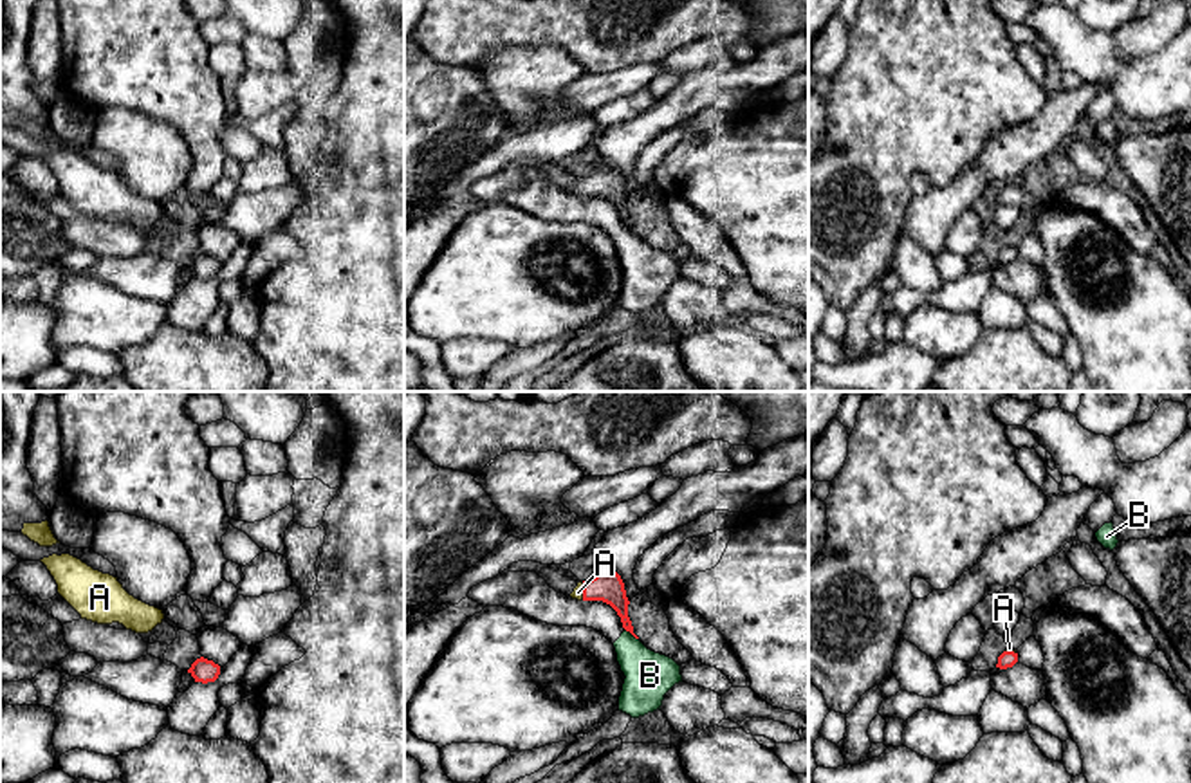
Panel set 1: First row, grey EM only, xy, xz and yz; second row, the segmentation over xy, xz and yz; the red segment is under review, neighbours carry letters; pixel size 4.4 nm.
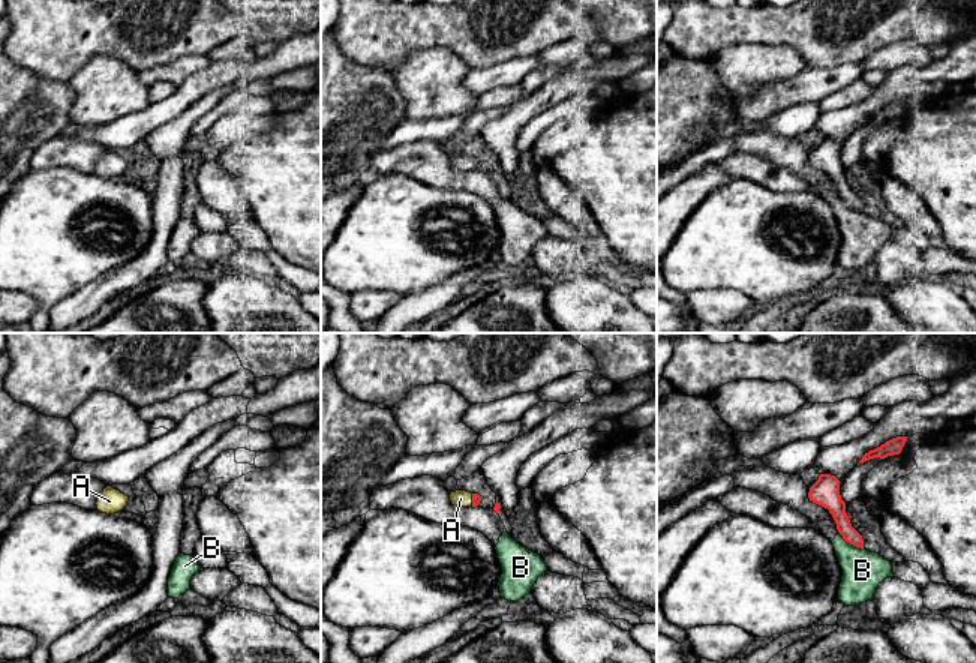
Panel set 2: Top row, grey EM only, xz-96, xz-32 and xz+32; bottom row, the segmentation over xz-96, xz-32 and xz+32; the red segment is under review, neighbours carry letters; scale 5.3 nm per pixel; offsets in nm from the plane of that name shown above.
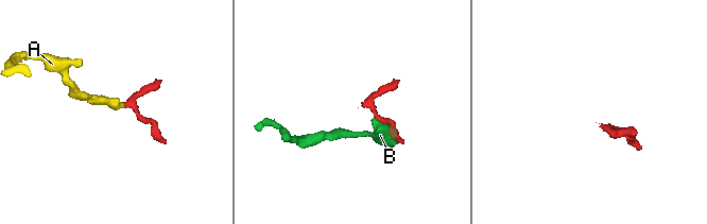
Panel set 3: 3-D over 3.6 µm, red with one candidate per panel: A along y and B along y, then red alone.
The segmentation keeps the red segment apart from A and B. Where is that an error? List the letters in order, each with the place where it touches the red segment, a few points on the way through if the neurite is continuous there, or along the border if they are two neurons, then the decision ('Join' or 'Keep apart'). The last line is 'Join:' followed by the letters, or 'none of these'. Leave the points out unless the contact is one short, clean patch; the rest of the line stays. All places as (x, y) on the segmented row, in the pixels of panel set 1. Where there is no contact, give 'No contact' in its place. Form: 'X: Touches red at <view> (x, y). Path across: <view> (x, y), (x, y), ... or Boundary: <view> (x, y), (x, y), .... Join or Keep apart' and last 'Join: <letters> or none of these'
A: Touches red at xz (583, 590). Path across: xz (607, 587), (583, 590), (578, 592). Join
B: Touches red at xz (632, 634). Keep apart
Join: A

